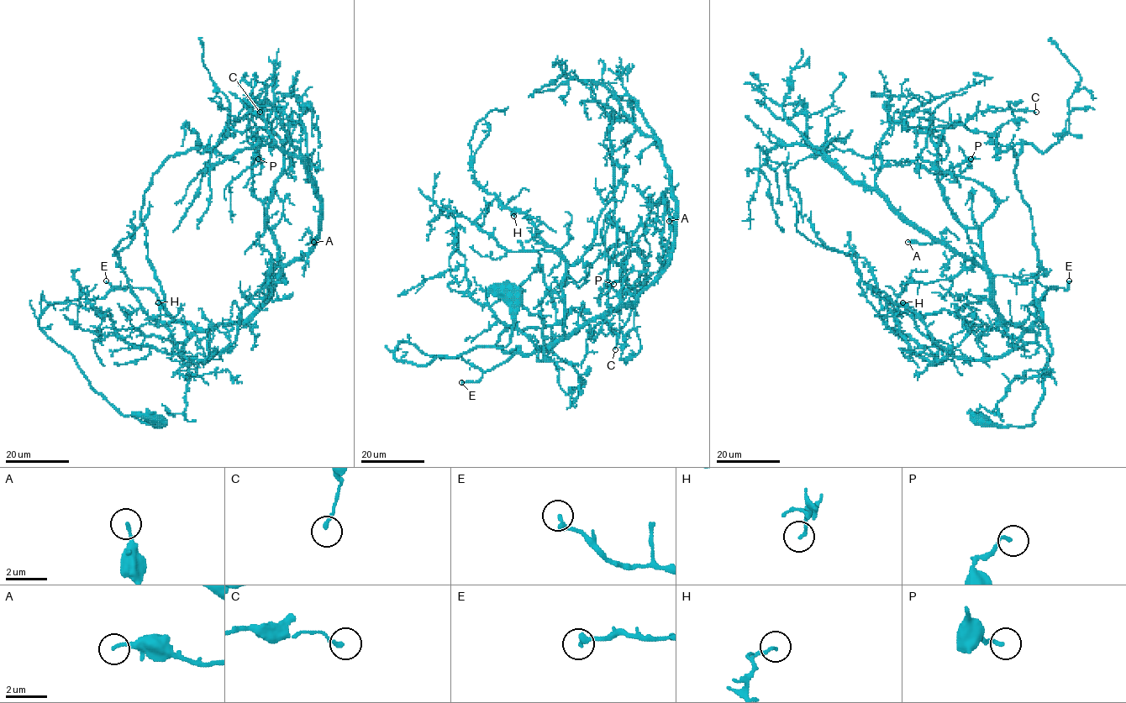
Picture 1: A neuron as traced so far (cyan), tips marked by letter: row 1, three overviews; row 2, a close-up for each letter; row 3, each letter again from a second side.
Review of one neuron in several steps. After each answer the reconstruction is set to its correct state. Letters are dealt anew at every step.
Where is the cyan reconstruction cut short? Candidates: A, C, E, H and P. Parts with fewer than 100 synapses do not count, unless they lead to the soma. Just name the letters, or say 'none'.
none

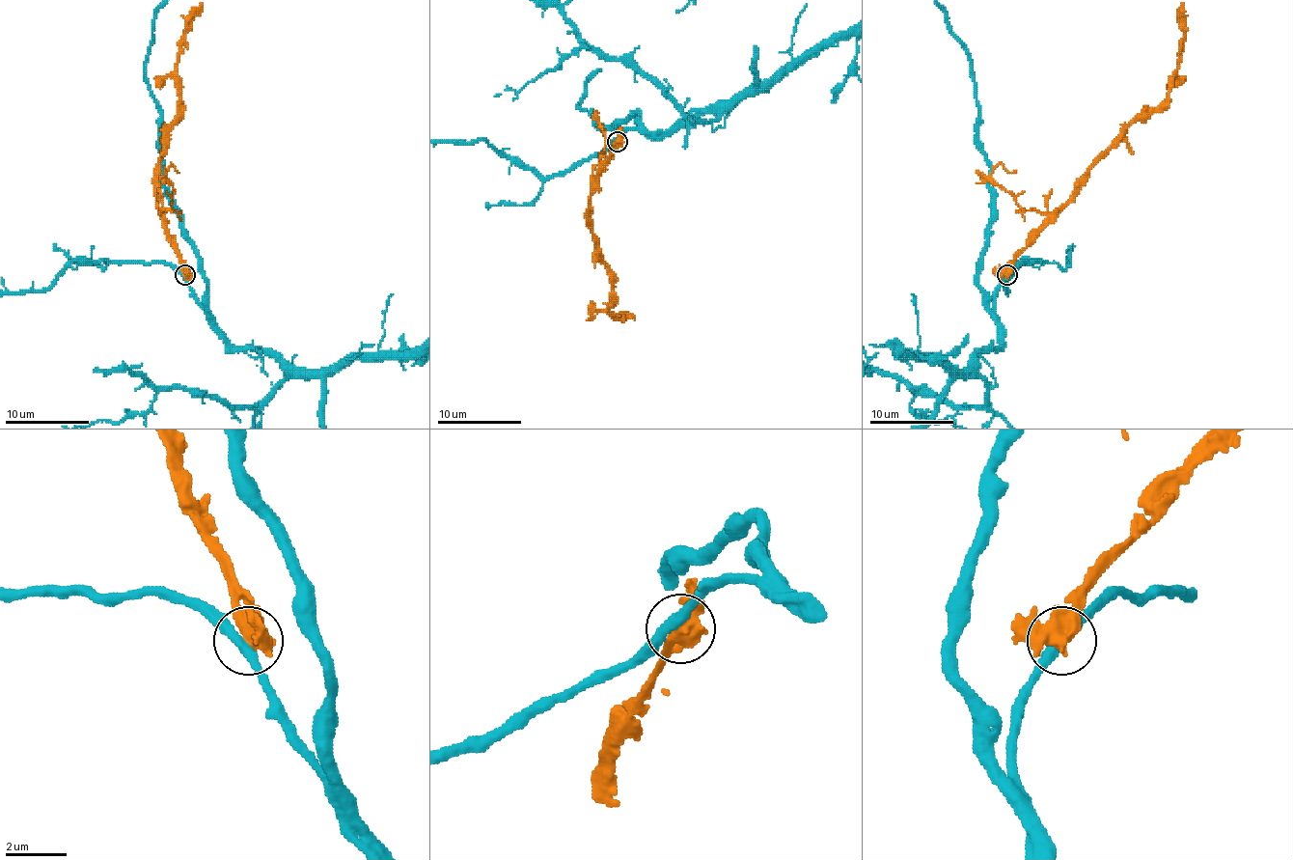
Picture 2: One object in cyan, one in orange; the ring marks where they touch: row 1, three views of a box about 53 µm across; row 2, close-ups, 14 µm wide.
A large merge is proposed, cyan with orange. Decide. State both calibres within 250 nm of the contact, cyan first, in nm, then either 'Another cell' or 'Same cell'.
Thickness 340 nm (cyan) against 550 nm. Another cell

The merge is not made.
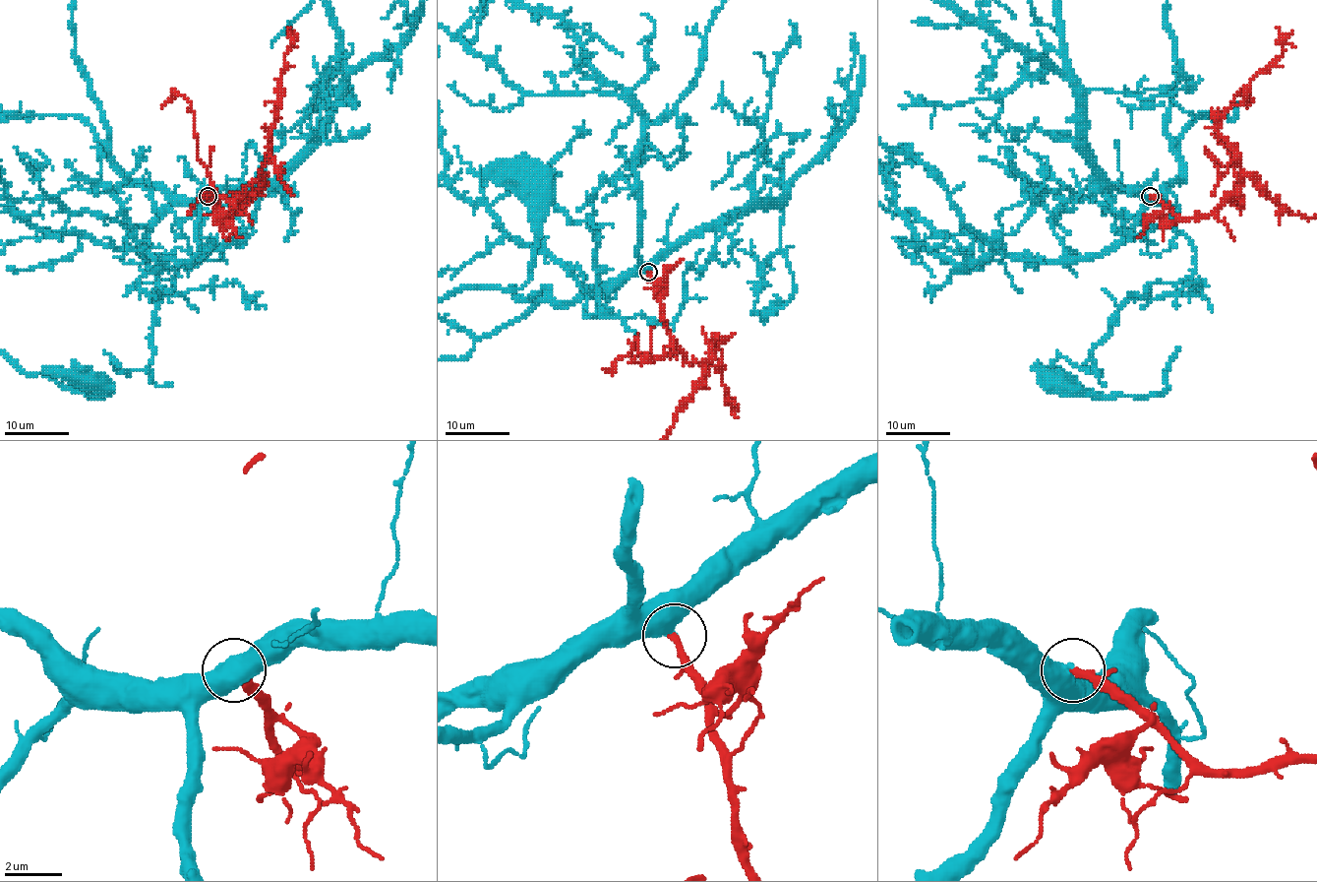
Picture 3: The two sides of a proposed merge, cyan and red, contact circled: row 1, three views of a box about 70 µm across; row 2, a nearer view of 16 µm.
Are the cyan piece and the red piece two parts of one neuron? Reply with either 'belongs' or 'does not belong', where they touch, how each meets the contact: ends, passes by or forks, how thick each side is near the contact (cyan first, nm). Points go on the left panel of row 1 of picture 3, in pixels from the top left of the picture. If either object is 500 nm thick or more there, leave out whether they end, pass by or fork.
belongs | (208, 196) | 550/260 nm

